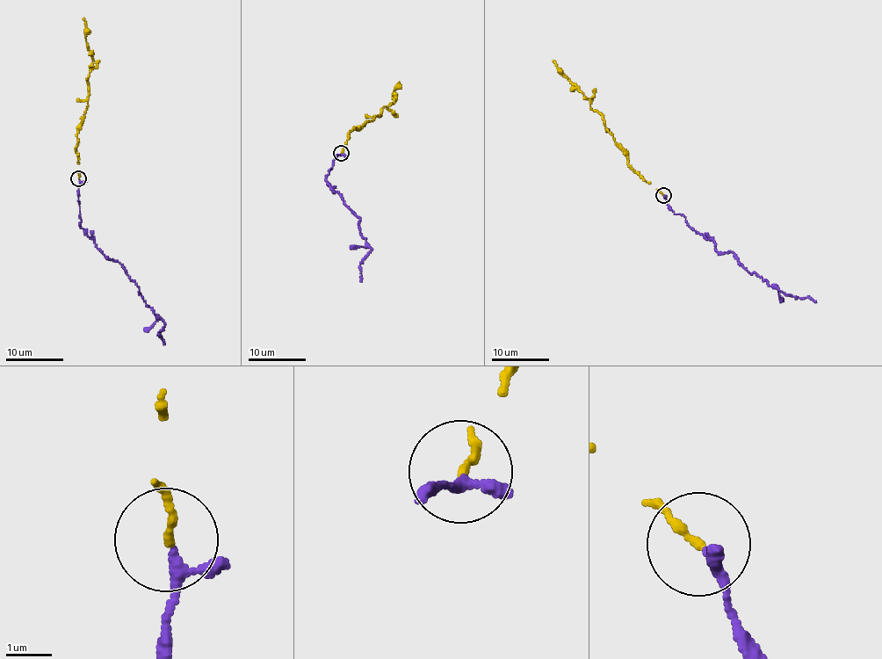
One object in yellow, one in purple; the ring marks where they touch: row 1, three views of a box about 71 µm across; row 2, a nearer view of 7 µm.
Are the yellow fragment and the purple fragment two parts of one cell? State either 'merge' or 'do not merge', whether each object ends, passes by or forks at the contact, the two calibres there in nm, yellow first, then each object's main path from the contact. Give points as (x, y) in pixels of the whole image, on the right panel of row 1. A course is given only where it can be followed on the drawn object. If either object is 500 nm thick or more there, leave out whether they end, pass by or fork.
merge | yellow ends | purple passes by | 150/180 nm | yellow via (663, 194), (628, 164), (628, 154), (610, 132), (603, 118), (593, 110), (583, 93), (553, 60) | purple via (663, 196), (668, 207), (712, 239), (719, 252), (730, 250), (743, 267), (779, 289), (816, 302)

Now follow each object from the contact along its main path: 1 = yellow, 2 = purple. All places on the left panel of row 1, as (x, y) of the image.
1: (79, 178), (77, 128), (88, 105), (87, 78), (92, 60), (86, 43), (83, 18)
2: (79, 179), (81, 228), (104, 256), (116, 260), (137, 285), (144, 301), (164, 322), (158, 335), (165, 344)

